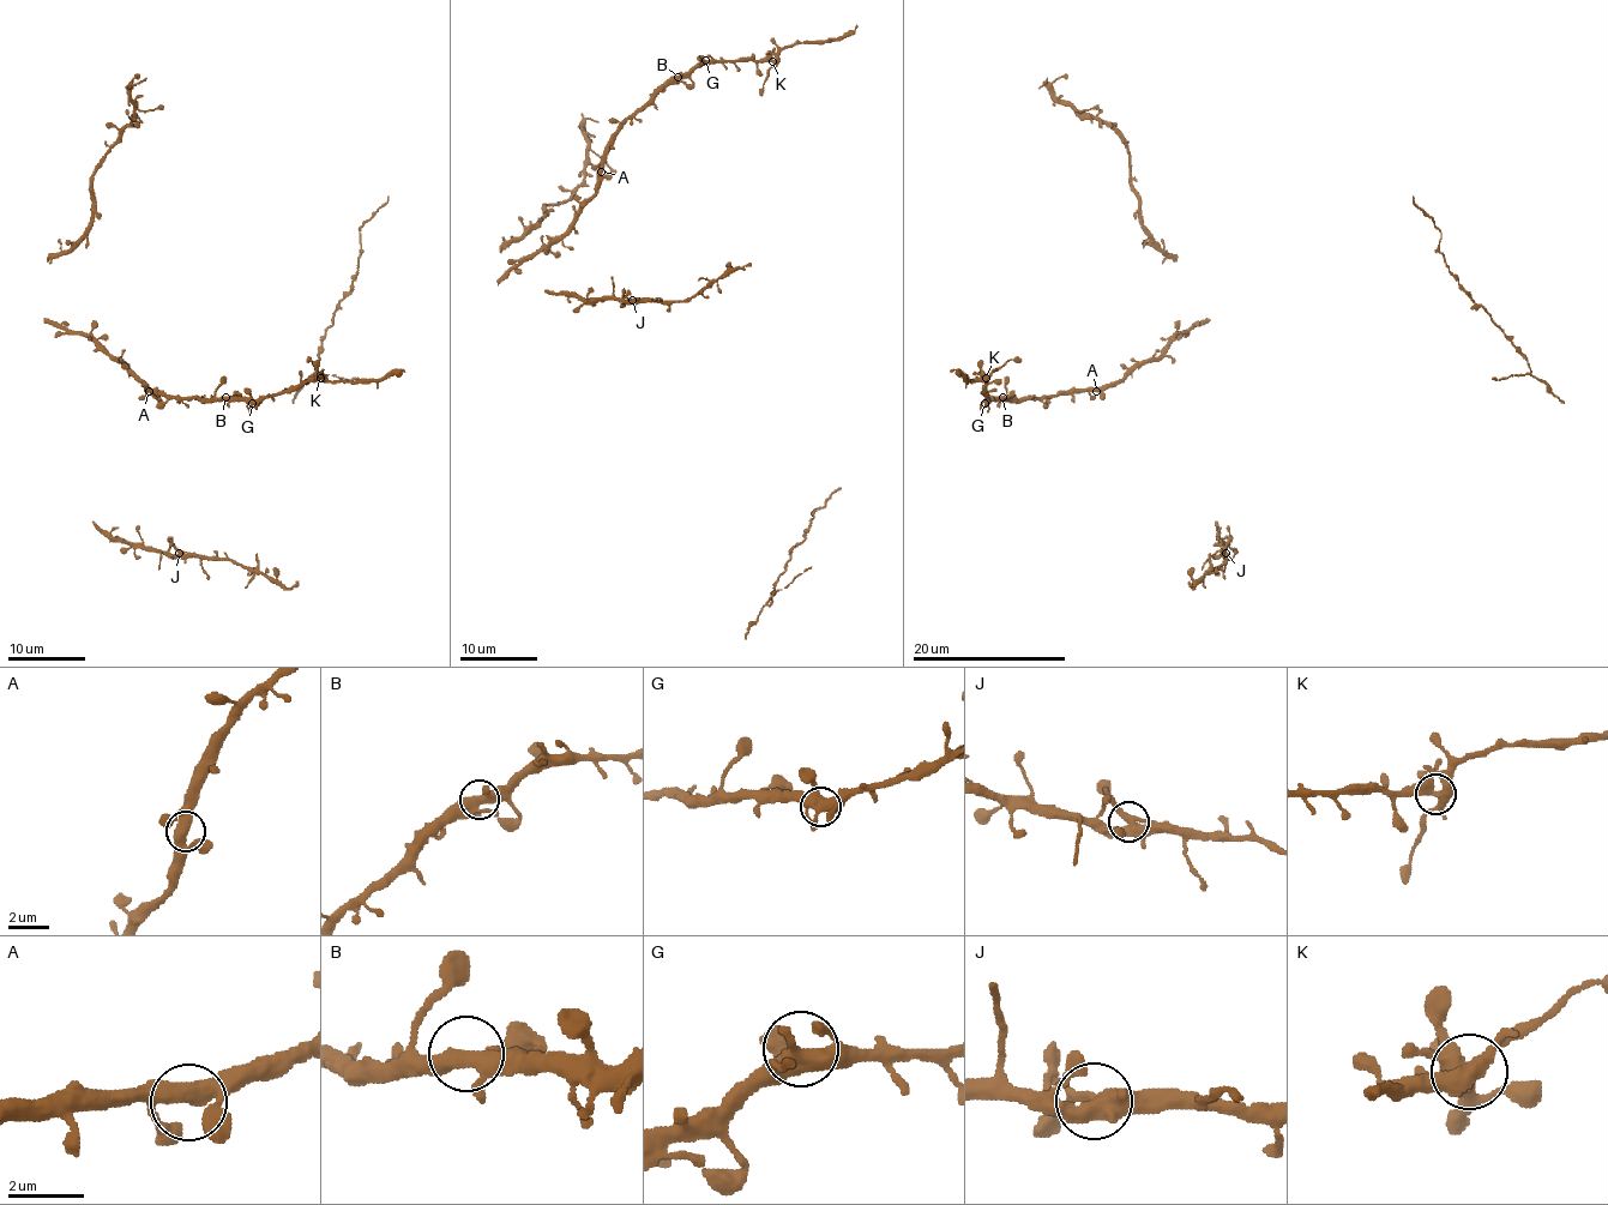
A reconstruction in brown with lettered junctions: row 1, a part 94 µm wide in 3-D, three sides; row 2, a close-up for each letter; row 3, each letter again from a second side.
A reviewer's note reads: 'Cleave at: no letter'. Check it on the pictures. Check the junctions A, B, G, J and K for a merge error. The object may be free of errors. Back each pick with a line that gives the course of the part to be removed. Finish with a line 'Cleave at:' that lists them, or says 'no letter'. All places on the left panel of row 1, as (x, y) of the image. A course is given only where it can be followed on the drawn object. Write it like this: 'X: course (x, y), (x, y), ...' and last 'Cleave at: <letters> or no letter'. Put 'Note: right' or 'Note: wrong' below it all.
K: course (319, 378), (331, 381), (377, 381), (404, 372)
Cleave at: K
Note: wrong

